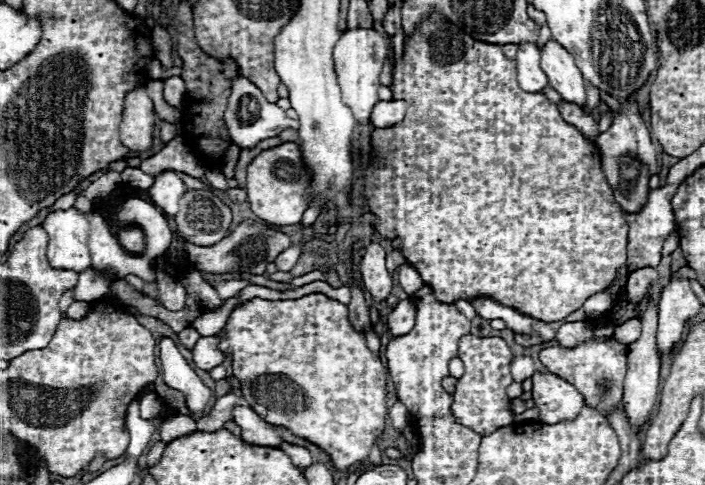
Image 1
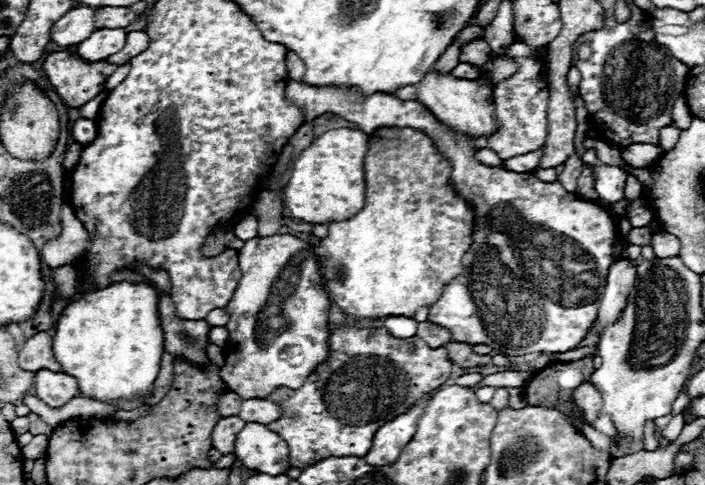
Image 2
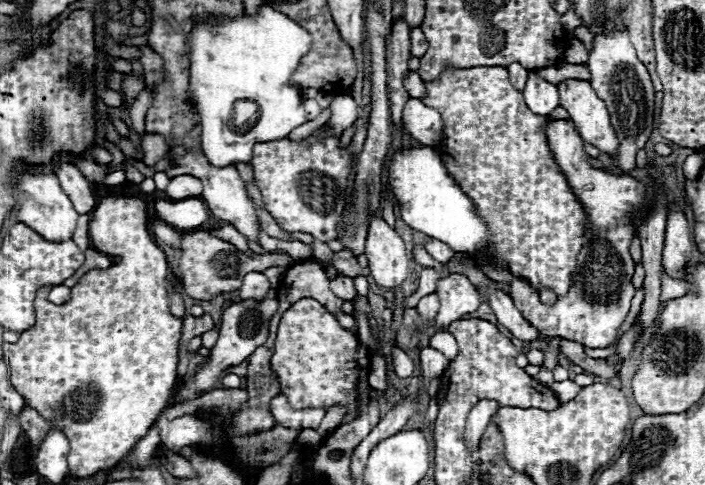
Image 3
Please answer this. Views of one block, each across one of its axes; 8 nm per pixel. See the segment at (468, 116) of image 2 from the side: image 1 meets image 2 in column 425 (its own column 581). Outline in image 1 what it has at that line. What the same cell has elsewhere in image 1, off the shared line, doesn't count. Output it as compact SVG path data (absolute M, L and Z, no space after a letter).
M548 40L540 52L542 52L542 70L546 72L550 86L562 96L562 100L584 106L586 86L580 70L574 64L574 58L554 40Z

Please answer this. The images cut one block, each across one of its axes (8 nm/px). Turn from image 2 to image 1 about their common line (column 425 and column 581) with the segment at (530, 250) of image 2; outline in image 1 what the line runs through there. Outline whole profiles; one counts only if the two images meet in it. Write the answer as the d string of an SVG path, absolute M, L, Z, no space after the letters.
M560 102L560 104L558 104L558 110L560 110L562 118L564 118L568 124L576 126L586 138L594 140L594 138L598 136L598 124L596 124L596 120L584 110L584 106L574 106L574 104L570 104L570 102Z

